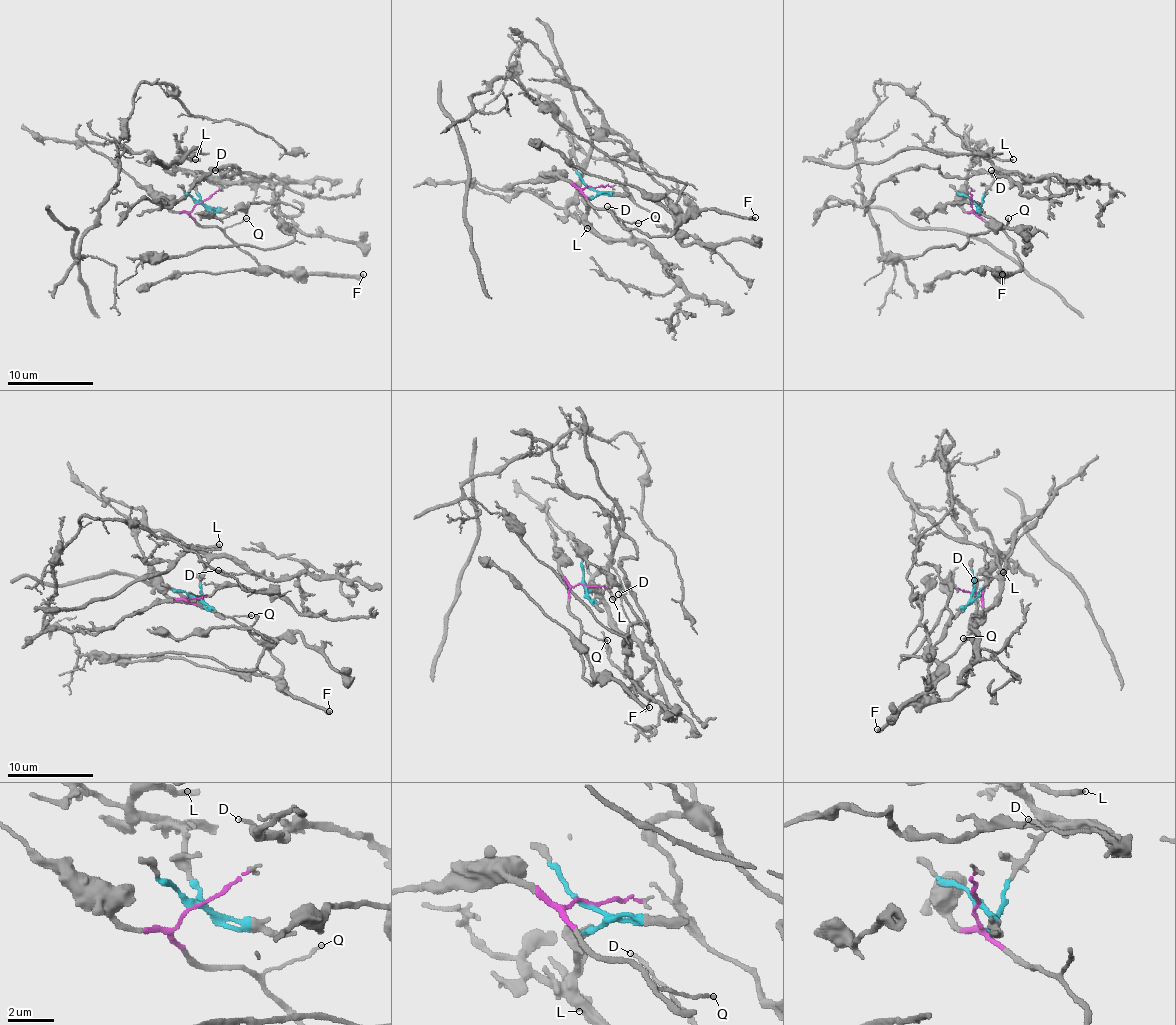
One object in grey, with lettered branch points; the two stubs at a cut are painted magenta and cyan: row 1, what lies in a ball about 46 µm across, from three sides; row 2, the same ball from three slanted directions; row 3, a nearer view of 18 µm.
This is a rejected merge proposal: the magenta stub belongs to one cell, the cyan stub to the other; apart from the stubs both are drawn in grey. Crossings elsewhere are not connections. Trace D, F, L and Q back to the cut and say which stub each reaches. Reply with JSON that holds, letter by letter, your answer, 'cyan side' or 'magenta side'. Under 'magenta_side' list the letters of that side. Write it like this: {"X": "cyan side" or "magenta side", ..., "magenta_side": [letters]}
{"D": "cyan side", "F": "magenta side", "L": "cyan side", "Q": "magenta side", "magenta_side": ["F", "Q"]}

